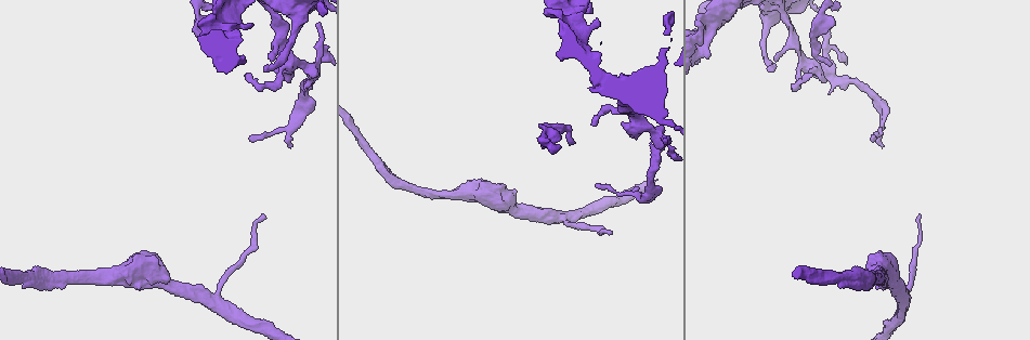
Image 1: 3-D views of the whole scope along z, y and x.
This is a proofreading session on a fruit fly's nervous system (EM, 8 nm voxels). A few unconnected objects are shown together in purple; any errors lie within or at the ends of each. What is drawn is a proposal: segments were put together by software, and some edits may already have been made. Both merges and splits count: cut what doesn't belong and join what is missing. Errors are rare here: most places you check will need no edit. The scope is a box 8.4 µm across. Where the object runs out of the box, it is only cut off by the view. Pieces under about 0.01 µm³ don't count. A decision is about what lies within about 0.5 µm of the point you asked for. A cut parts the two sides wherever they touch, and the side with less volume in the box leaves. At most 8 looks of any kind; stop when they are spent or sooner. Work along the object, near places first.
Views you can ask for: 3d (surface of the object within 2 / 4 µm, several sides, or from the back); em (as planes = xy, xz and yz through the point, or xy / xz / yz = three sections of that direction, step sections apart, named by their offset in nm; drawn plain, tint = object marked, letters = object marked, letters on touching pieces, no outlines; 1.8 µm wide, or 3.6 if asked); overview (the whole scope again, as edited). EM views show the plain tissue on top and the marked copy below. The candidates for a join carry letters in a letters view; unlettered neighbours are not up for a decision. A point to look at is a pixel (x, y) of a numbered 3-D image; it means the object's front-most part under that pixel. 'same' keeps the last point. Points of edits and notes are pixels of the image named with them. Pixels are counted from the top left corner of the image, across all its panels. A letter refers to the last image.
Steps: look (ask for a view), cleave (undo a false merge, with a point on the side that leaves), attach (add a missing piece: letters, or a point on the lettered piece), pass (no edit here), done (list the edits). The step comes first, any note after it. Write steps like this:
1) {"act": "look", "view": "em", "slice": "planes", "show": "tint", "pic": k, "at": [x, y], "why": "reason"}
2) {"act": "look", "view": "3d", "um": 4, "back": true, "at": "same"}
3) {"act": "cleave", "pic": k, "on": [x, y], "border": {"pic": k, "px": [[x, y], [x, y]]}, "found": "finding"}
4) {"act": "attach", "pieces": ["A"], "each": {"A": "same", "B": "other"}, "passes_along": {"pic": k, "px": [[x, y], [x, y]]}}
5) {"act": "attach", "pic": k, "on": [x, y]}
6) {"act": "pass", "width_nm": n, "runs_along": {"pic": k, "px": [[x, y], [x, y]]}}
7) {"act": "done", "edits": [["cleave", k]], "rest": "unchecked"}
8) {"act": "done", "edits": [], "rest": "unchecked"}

{"act": "look", "view": "em", "um": 3.6, "slice": "planes", "show": "letters", "pic": 1, "at": [558, 216], "why": "two arms in line, one across"}

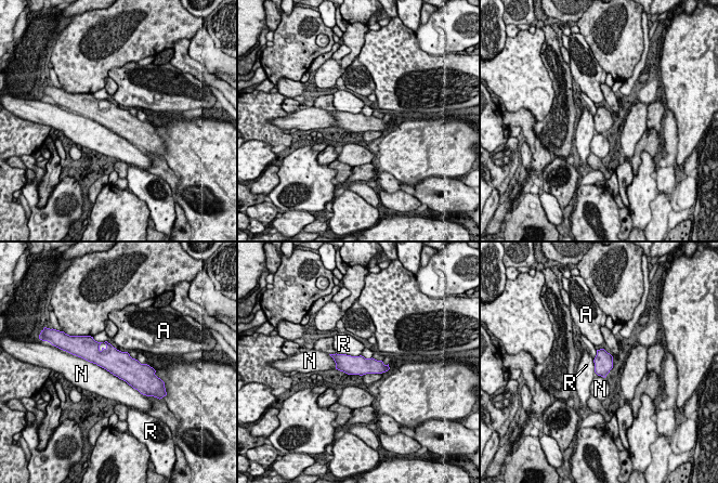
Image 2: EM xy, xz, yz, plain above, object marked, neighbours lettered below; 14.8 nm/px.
{"act": "pass", "each": {"A": "other", "N": "other", "R": "other"}, "border": {"pic": 2, "px": [[339, 353], [361, 355]]}, "found": "continuous, no second neuron"}

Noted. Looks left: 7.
{"act": "look", "view": "em", "slice": "xy", "step": 4, "show": "letters", "pic": 1, "at": [641, 198], "why": "calibre changes"}

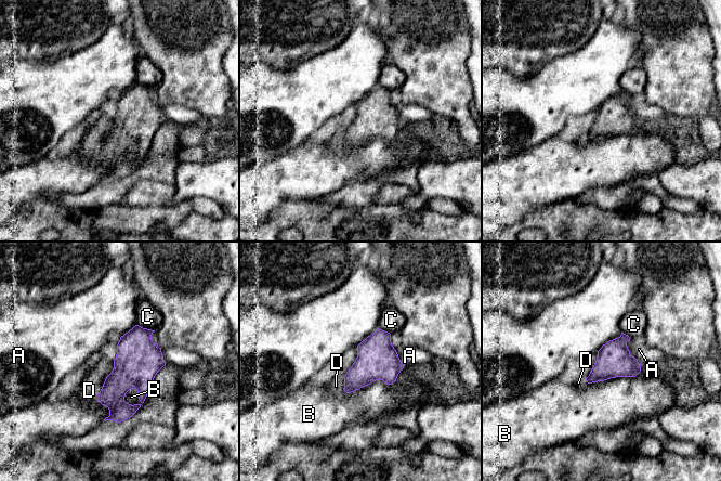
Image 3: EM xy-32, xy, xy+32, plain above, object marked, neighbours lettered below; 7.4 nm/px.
{"act": "look", "view": "em", "slice": "planes", "show": "letters", "at": "same", "why": "another direction"}

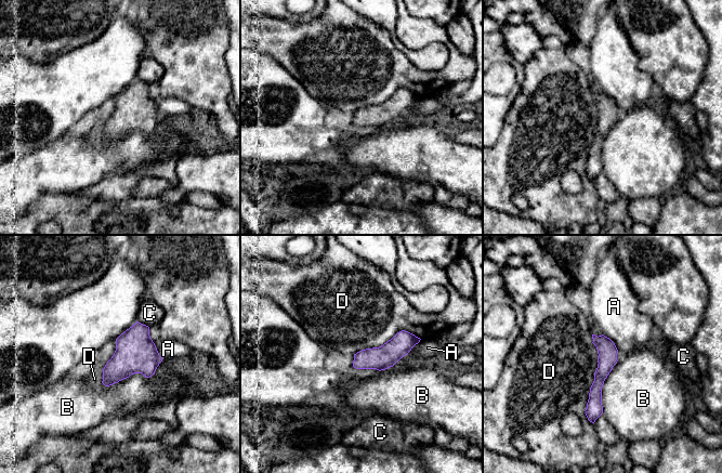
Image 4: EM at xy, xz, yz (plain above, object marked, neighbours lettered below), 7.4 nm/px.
{"act": "pass", "width_nm": 150, "each": {"A": "other", "B": "other", "C": "other", "D": "other"}, "border": {"pic": 4, "px": [[592, 334], [598, 367], [585, 410]]}, "found": "continuous, no second neuron"}

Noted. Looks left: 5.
{"act": "look", "view": "3d", "um": 2, "pic": 1, "at": [801, 58], "why": "a fork"}

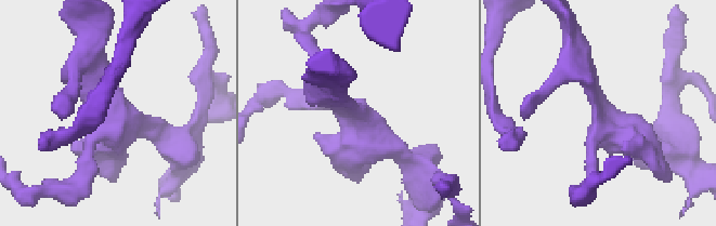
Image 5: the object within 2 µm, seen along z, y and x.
{"act": "look", "view": "em", "slice": "yz", "step": 8, "show": "letters", "pic": 5, "at": [351, 109], "arms": 4}

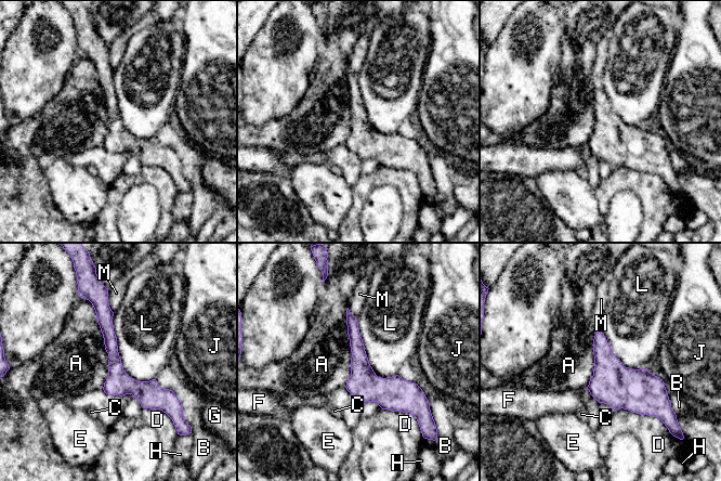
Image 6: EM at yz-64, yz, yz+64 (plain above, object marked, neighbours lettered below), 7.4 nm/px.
{"act": "pass", "each": {"A": "other", "B": "other", "C": "other", "D": "other", "E": "other", "F": "other", "G": "other", "H": "other", "J": "other", "L": "other", "M": "other"}, "found": "all the same neuron"}

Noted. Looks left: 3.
{"act": "done", "edits": [], "rest": "unchecked"}

